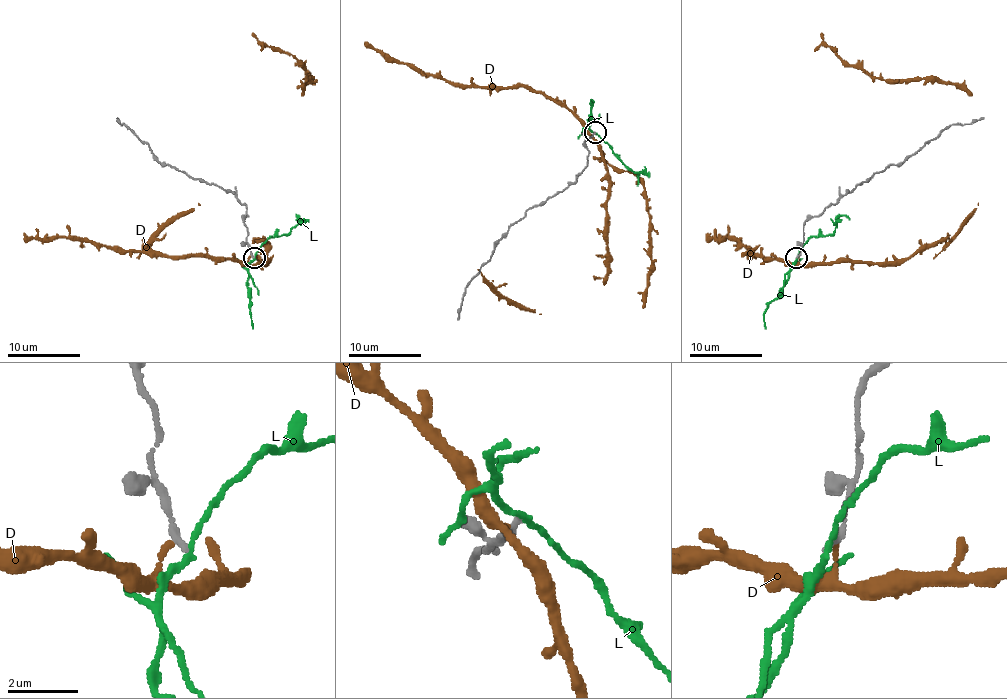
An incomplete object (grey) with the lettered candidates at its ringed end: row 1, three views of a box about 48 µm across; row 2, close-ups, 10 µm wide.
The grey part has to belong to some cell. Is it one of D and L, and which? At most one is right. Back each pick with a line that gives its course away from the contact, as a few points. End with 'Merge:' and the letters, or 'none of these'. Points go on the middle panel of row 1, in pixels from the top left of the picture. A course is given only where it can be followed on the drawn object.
Merge: none of these

